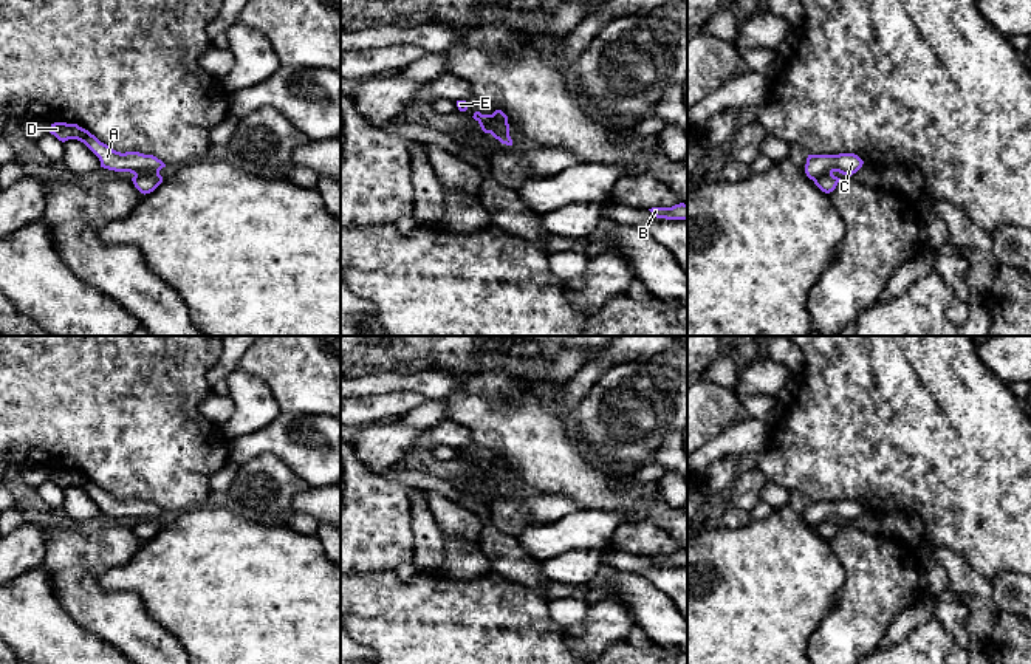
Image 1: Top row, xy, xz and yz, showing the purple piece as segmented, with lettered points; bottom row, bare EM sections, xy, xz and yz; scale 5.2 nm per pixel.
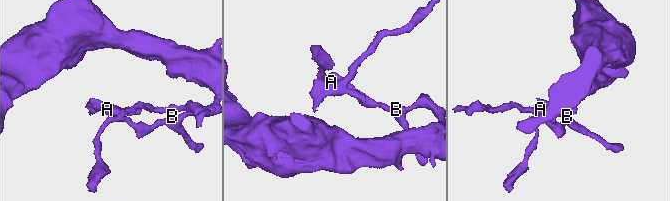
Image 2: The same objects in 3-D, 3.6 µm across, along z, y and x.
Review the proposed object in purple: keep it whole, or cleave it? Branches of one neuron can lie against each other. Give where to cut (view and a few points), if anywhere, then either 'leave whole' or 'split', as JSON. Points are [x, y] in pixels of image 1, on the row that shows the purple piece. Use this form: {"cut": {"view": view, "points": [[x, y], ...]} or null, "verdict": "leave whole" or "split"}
{"cut": {"view": "xy", "points": [[135, 174], [158, 175]]}, "verdict": "split"}

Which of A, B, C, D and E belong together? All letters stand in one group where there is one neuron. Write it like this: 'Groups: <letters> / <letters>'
Groups: A C D / B E

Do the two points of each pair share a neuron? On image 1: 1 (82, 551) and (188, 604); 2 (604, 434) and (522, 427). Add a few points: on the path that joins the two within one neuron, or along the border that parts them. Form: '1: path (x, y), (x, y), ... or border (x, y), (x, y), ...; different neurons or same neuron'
1: border (143, 544), (126, 562), (112, 567), (98, 582); different neurons
2: border (570, 412), (575, 438), (593, 465); different neurons

